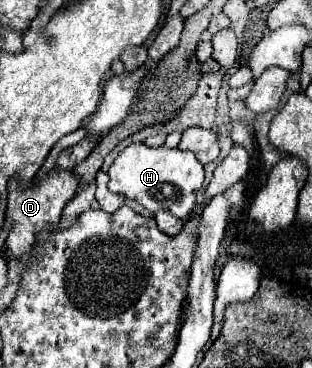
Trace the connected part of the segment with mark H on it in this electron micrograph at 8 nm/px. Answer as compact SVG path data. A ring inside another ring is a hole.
M133 143L123 149L111 165L111 191L121 193L149 211L157 213L161 209L171 211L175 217L187 219L195 209L195 197L205 179L203 165L195 159L193 151L169 149L169 147L149 147L145 143Z

